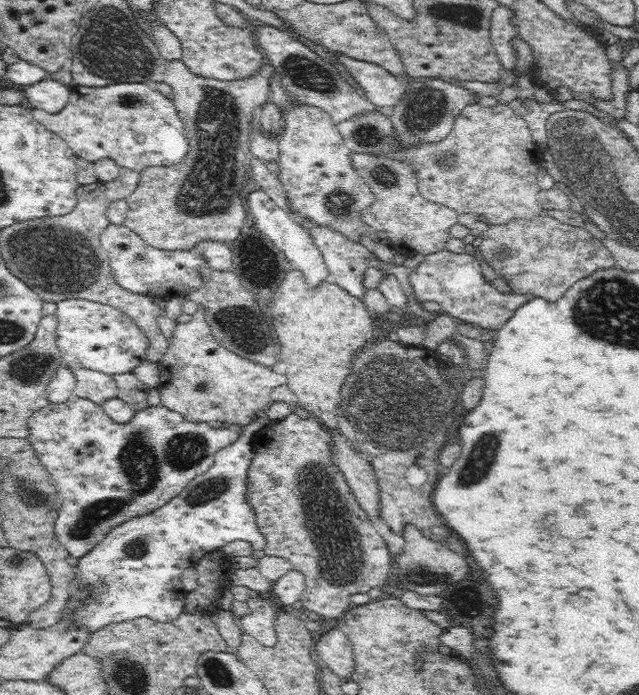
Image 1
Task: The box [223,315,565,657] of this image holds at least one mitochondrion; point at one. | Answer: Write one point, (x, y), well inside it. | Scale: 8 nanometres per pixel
(411, 379)

